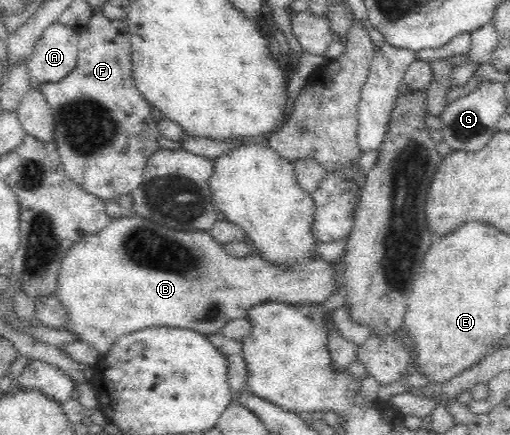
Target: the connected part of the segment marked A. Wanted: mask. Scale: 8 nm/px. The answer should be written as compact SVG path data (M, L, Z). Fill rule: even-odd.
M61 23L48 26L26 59L30 78L35 84L59 82L75 67L78 60L79 35Z

